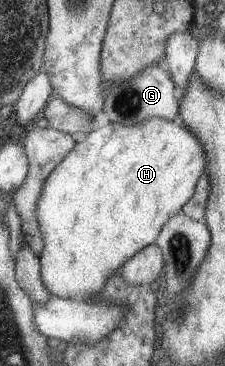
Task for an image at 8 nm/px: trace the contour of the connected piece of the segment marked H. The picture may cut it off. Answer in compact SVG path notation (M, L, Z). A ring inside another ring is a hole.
M148 117L137 125L125 127L114 123L93 130L78 139L75 145L62 157L62 160L52 169L52 172L44 179L38 199L35 203L34 216L37 220L38 230L43 242L42 249L37 256L39 262L39 273L44 288L50 295L56 295L61 299L71 301L88 301L102 290L106 279L114 272L120 270L121 266L141 248L154 242L160 228L170 216L180 212L182 205L193 195L198 176L205 174L205 156L202 145L184 124L179 126L175 120L167 121L158 117Z

